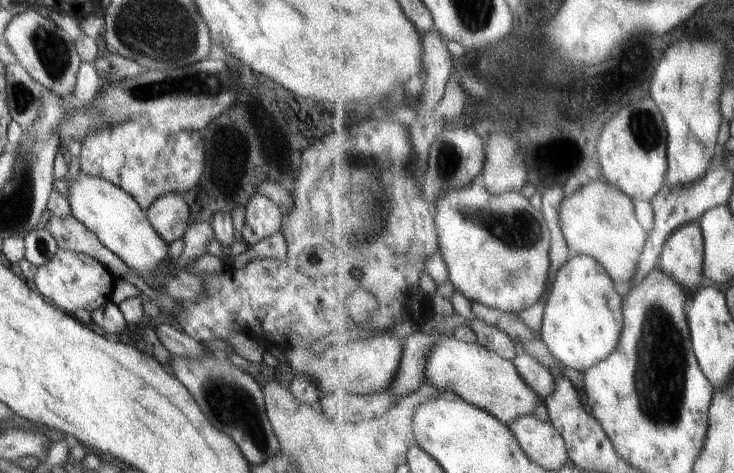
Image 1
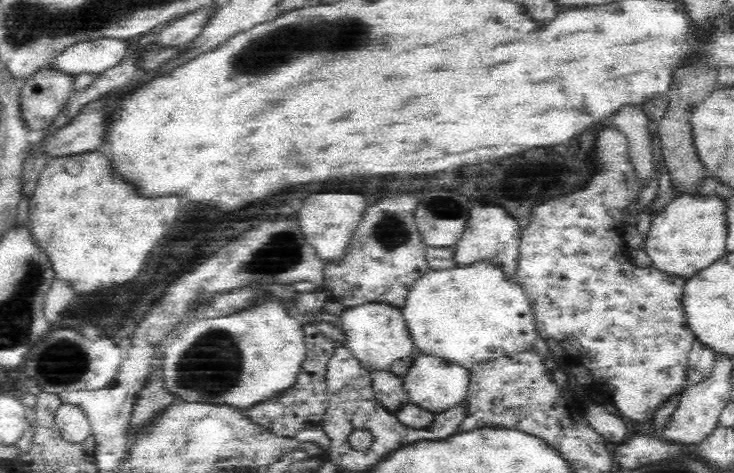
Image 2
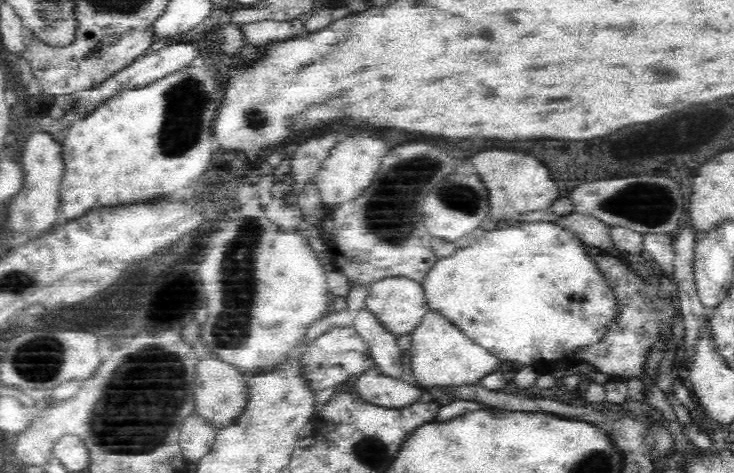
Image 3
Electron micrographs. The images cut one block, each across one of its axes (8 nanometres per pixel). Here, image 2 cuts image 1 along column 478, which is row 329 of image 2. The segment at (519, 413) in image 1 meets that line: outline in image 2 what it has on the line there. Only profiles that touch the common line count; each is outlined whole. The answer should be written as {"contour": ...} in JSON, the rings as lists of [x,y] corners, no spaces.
{"contour":[[[372,303],[338,310],[348,348],[356,361],[369,373],[390,372],[393,362],[415,354],[401,311]]]}

